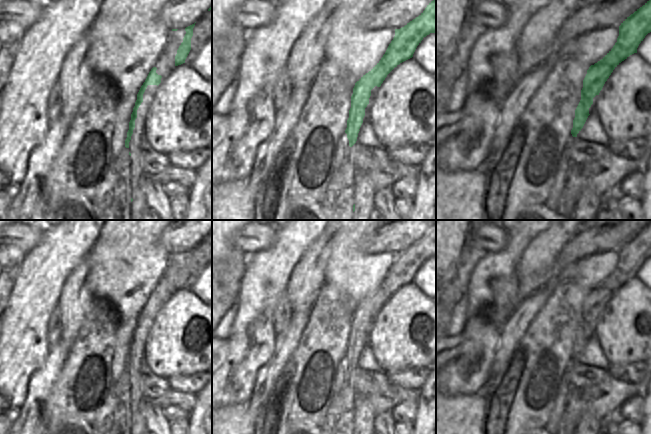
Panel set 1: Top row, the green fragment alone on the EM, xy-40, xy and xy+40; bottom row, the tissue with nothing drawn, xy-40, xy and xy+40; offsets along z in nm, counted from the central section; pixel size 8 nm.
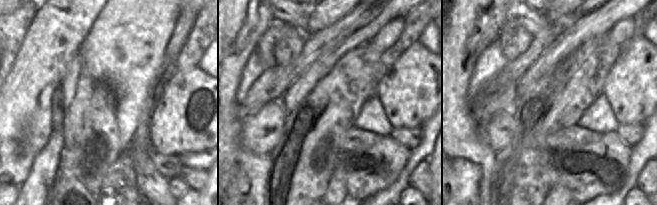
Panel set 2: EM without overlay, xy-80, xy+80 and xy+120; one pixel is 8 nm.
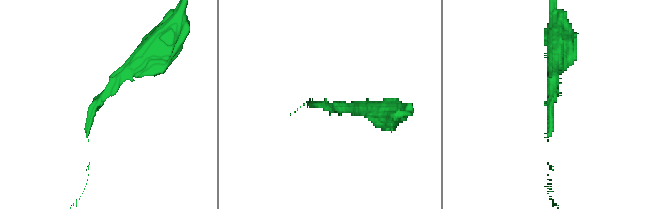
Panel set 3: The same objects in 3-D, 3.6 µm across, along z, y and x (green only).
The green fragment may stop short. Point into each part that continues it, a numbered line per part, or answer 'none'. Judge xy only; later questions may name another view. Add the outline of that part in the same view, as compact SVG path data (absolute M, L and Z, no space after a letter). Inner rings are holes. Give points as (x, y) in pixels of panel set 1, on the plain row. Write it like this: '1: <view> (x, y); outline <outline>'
1: xy (340, 419); outline M347 358L337 370L337 382L327 414L319 426L323 434L353 434L355 427L355 391Z

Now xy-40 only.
1: xy-40 (114, 417); outline M124 371L116 381L91 424L94 434L131 434L131 381Z

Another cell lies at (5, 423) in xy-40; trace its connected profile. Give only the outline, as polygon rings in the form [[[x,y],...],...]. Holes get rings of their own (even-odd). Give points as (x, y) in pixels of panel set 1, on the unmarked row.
[[[0,415],[0,434],[9,434],[13,421],[6,415]]]

